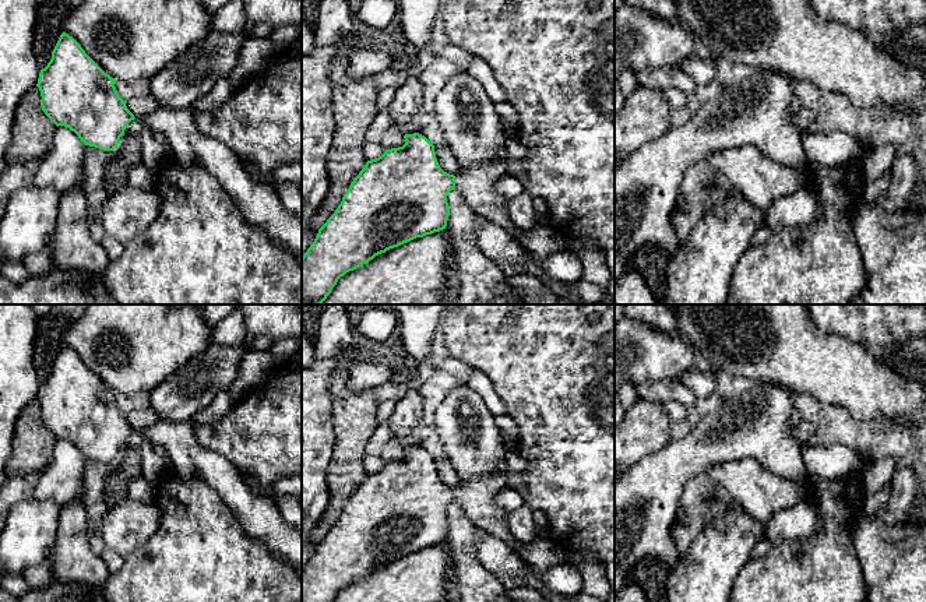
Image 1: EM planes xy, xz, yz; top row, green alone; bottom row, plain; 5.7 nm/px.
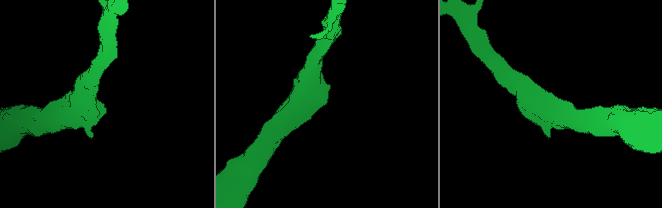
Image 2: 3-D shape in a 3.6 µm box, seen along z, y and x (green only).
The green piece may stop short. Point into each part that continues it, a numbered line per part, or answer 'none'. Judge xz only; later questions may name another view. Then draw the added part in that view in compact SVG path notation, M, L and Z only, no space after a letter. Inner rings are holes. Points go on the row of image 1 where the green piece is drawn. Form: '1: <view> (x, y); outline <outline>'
1: xz (476, 185); outline M510 161L461 168L455 176L455 190L468 205L486 219L503 226L510 236L536 260L543 260L564 249L561 235L539 222L531 230L517 229L508 218L508 198L496 191L496 183L507 175Z

